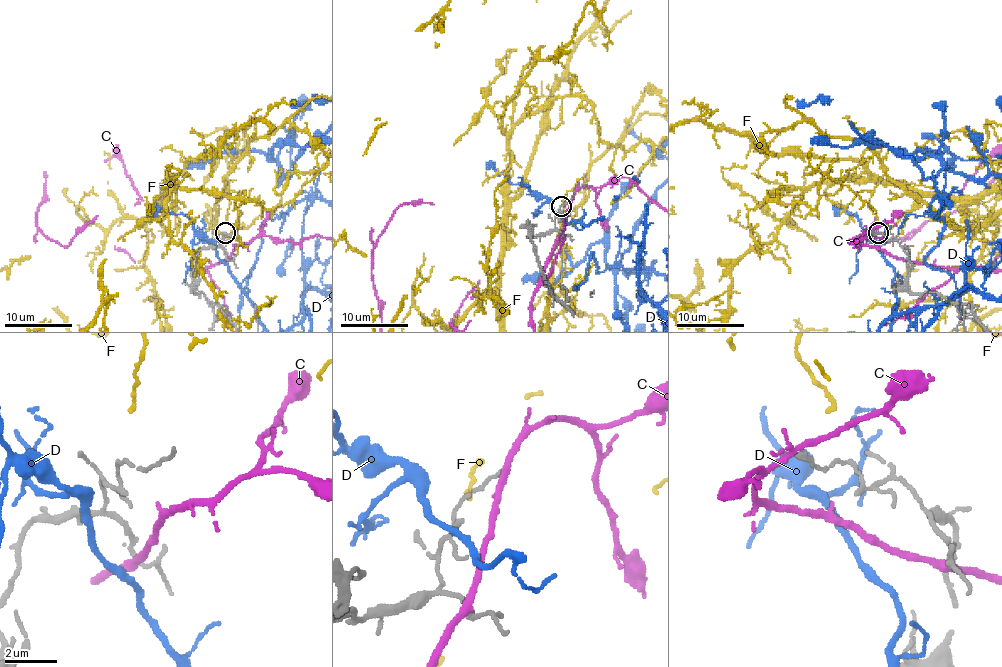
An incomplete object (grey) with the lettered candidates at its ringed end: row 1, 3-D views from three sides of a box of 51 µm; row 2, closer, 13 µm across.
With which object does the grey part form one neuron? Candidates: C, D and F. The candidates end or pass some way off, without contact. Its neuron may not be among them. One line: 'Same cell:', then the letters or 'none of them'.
Same cell: F

